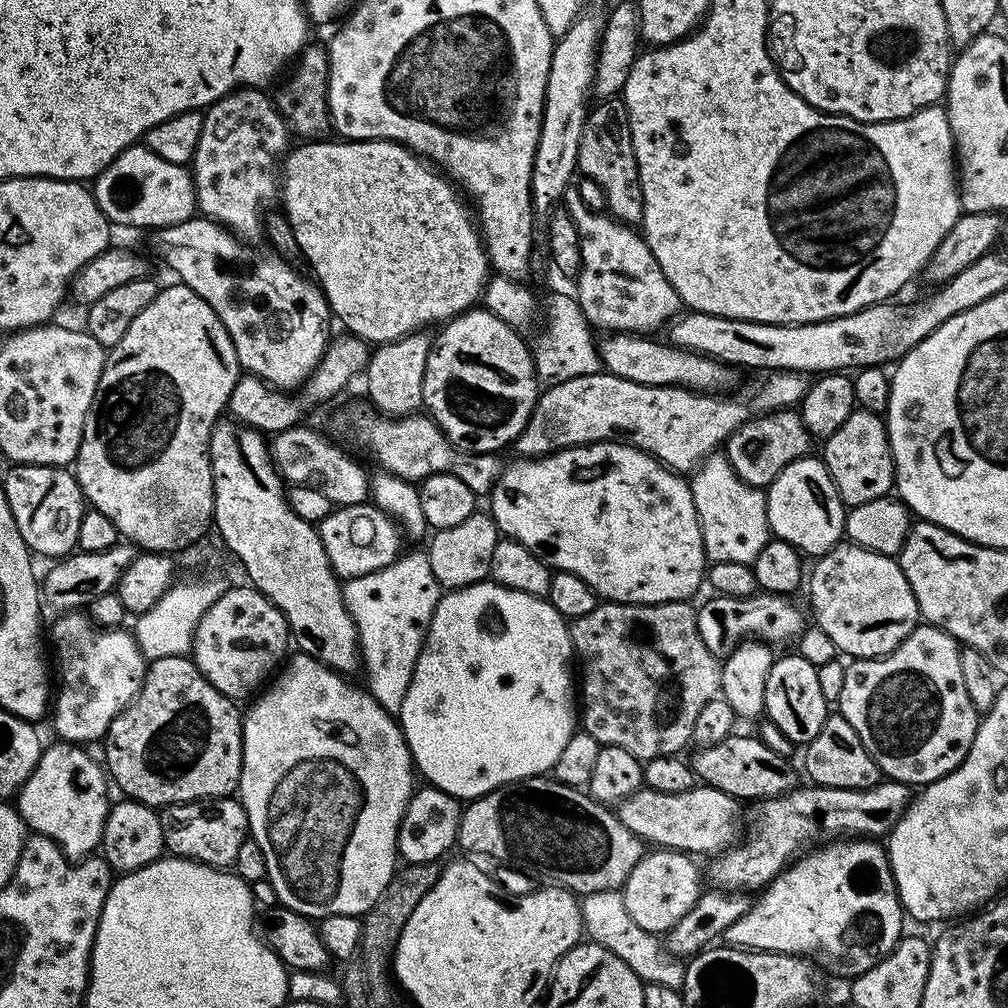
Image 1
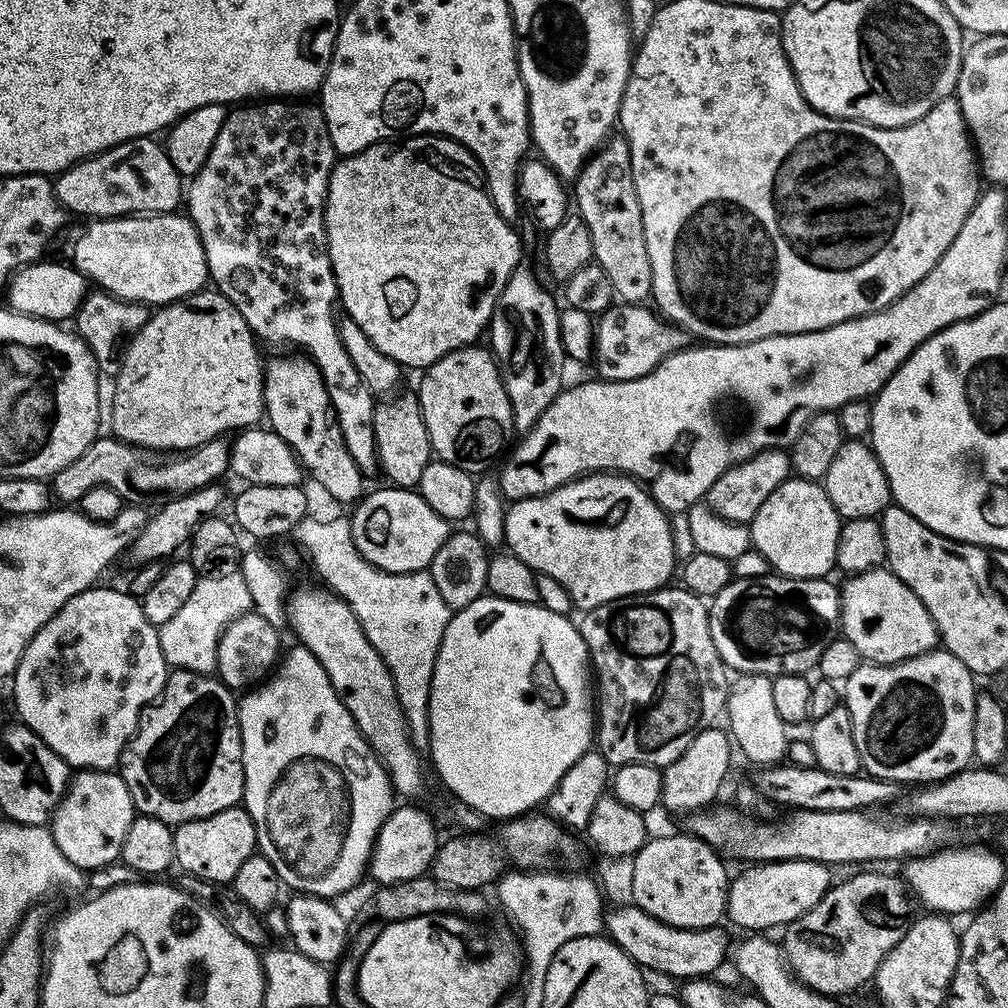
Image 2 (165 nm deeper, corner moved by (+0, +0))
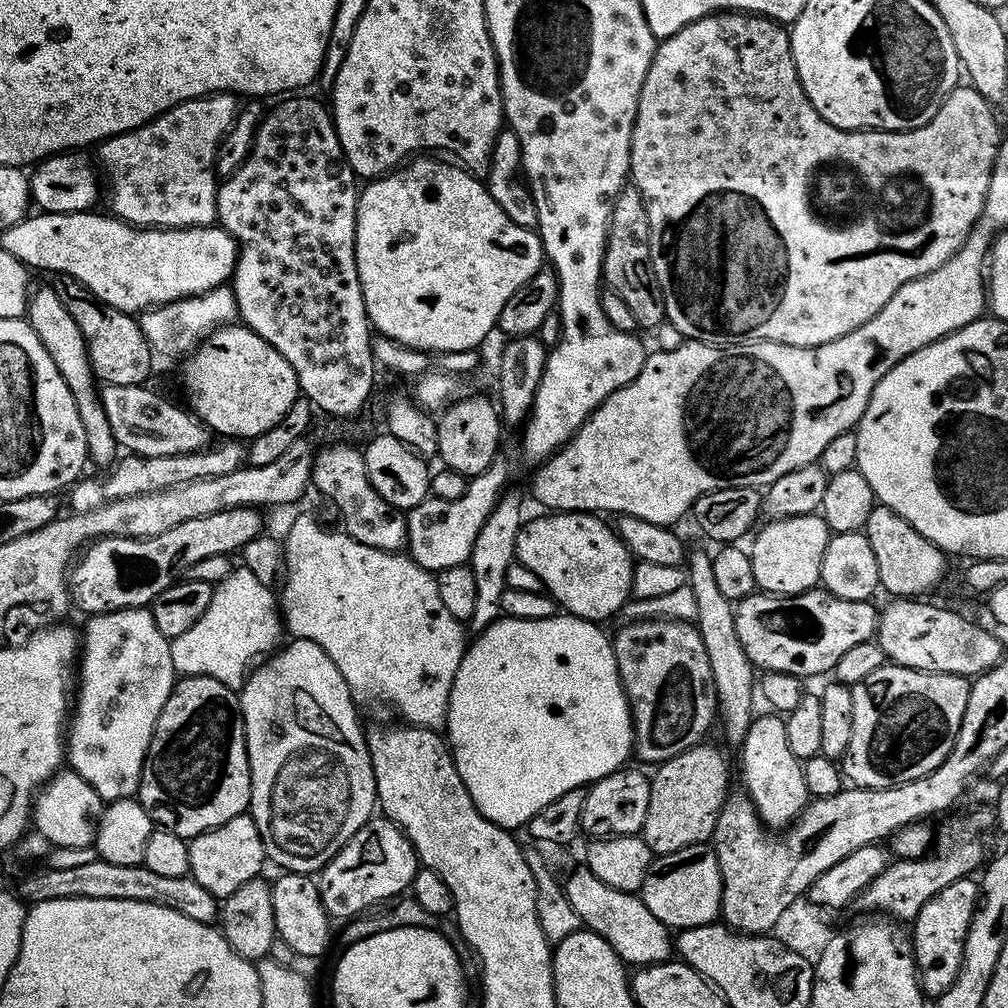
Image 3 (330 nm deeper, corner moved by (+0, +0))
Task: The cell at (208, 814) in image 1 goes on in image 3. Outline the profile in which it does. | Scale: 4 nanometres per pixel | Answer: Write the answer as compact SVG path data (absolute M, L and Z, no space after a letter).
M248 814L230 818L230 822L222 822L222 826L192 837L188 841L188 849L191 876L198 882L198 886L210 890L210 894L217 898L234 894L242 882L250 882L265 871L264 843L258 834L258 826Z

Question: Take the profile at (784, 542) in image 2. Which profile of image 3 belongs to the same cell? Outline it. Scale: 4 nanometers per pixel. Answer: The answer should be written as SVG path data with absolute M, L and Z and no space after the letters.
M819 513L771 519L750 547L755 587L775 596L793 596L809 592L820 584L822 554L826 554L831 529Z

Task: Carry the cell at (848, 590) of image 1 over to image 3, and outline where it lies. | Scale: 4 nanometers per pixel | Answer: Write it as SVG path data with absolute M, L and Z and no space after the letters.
M896 598L888 609L880 612L875 639L891 663L923 672L945 672L969 678L978 677L1000 663L1006 648L1000 645L994 633L967 620L960 612L922 601L920 598Z

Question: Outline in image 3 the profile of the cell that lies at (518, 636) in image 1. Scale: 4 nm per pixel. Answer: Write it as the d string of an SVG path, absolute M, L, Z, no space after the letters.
M571 614L547 616L541 620L513 620L499 618L483 632L475 637L464 649L464 657L460 660L458 670L454 674L454 682L450 686L448 714L446 717L446 743L456 763L458 774L478 810L490 822L501 828L516 830L516 827L527 825L538 810L550 806L554 798L566 794L566 790L584 788L596 780L606 778L606 774L617 772L625 767L633 755L632 747L632 710L628 706L628 695L618 674L618 666L614 658L614 650L609 633L604 633L599 623L584 620Z

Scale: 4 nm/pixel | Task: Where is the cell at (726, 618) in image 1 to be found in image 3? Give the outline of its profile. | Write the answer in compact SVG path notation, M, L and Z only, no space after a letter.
M823 587L811 588L809 592L799 592L793 596L775 596L773 592L753 591L742 597L735 605L734 630L738 632L738 642L746 650L753 669L765 672L794 674L801 678L831 673L833 666L846 654L846 650L866 642L876 635L880 624L880 612L872 600L847 600L824 591Z

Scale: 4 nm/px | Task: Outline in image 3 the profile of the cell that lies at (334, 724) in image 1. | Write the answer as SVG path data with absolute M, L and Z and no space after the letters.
M292 638L289 641L288 645L285 643L279 650L273 651L263 661L265 664L261 668L253 667L244 681L243 688L239 689L238 692L240 712L244 715L244 737L248 747L250 778L252 779L250 815L253 822L258 826L258 834L264 843L265 857L271 863L273 860L280 867L280 870L284 872L316 874L319 873L321 868L325 868L332 861L334 854L338 854L338 850L342 850L342 846L346 846L346 842L350 842L350 838L354 838L354 834L367 820L373 819L374 809L378 804L376 799L376 783L374 782L372 759L368 753L366 732L363 727L360 729L360 720L356 717L356 707L358 707L358 704L353 697L352 691L348 689L346 678L342 678L338 666L334 666L334 662L330 662L330 654L326 654L326 650L322 650L322 646L318 646L309 640Z

